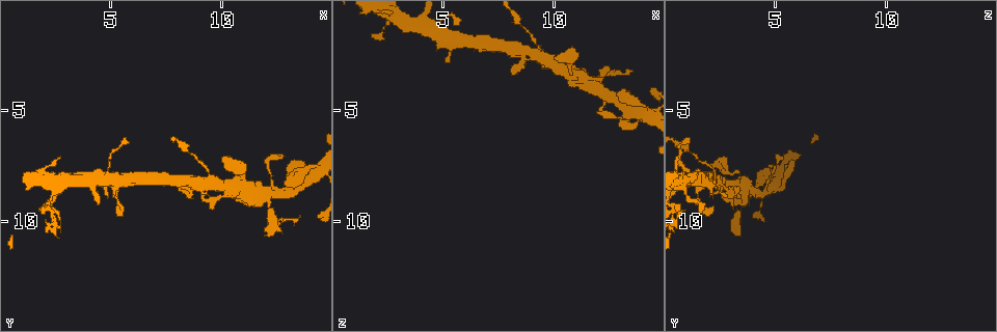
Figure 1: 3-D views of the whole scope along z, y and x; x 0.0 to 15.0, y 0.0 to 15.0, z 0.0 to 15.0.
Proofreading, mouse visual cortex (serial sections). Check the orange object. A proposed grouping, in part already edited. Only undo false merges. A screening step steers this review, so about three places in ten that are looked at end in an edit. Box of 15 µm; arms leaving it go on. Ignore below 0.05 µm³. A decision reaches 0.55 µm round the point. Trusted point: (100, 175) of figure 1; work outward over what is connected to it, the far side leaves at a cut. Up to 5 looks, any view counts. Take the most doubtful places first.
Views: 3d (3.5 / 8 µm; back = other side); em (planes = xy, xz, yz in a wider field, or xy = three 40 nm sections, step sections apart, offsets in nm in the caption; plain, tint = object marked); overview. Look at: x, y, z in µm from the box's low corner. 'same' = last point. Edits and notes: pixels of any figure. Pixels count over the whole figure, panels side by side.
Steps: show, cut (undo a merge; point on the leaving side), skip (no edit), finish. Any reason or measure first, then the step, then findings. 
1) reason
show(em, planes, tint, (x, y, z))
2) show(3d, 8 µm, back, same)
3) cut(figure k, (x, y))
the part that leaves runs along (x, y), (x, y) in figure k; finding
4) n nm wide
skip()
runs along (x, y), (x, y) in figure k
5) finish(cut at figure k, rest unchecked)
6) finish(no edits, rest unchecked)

four-way junction
show(3d, 8 µm, (9.5, 8.1, 2.3))

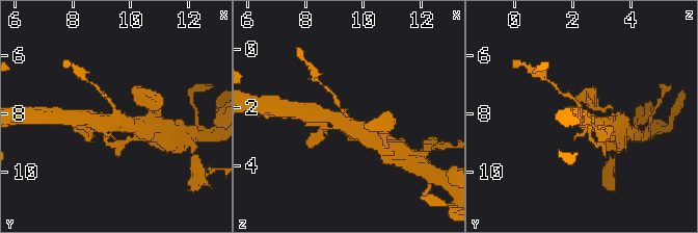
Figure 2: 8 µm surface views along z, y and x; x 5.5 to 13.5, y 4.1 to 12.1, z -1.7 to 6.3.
now the EM
show(em, xy, step 2, tint, (9.5, 8.0, 2.4))

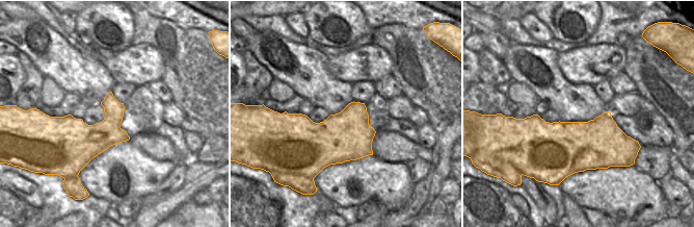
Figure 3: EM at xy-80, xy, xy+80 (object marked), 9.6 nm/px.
skip()
runs along (583, 119), (579, 104), (565, 95) in figure 2; all the same cell

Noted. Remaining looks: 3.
side arm on a straight run
show(3d, 3.5 µm, (11.8, 8.7, 3.7))

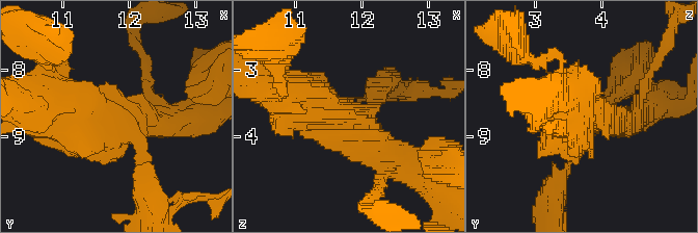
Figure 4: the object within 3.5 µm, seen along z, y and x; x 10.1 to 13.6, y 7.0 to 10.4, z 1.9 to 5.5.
cut(figure 4, (573, 157))
the part that leaves runs along (579, 130), (546, 216) in figure 4; two cells meet here

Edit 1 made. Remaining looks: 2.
finish(cut at figure 4, rest unchecked)

